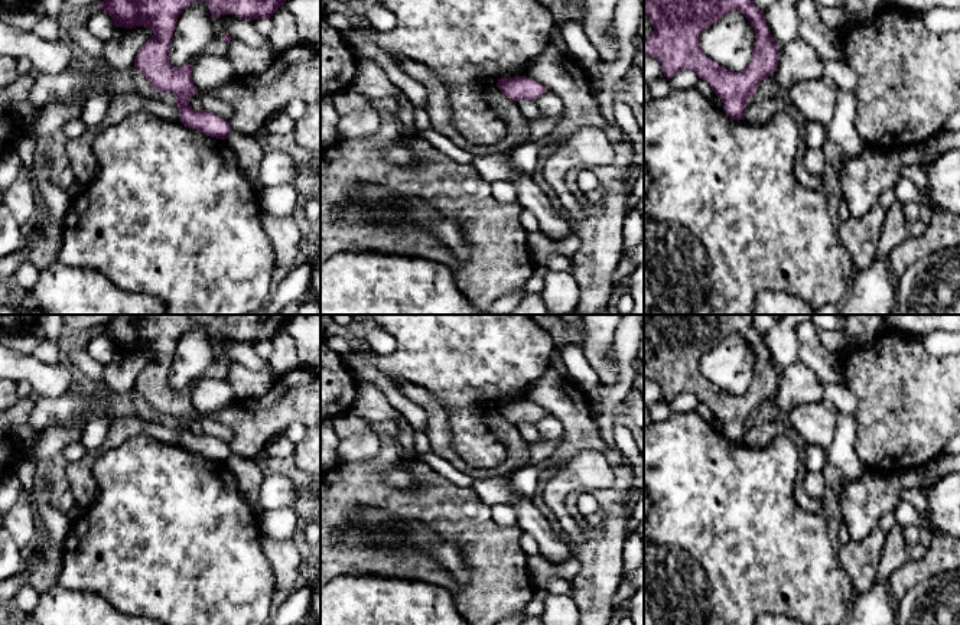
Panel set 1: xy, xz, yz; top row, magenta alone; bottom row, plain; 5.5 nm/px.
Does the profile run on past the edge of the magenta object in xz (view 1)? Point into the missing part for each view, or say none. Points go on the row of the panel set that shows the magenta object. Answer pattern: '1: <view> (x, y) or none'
1: none

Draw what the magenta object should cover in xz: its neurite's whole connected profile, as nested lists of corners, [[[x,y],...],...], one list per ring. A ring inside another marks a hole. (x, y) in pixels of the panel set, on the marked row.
[[[525,75],[514,78],[501,78],[498,79],[497,87],[505,97],[508,97],[514,102],[523,98],[536,101],[543,92],[547,91],[547,88],[543,87],[540,82]]]

